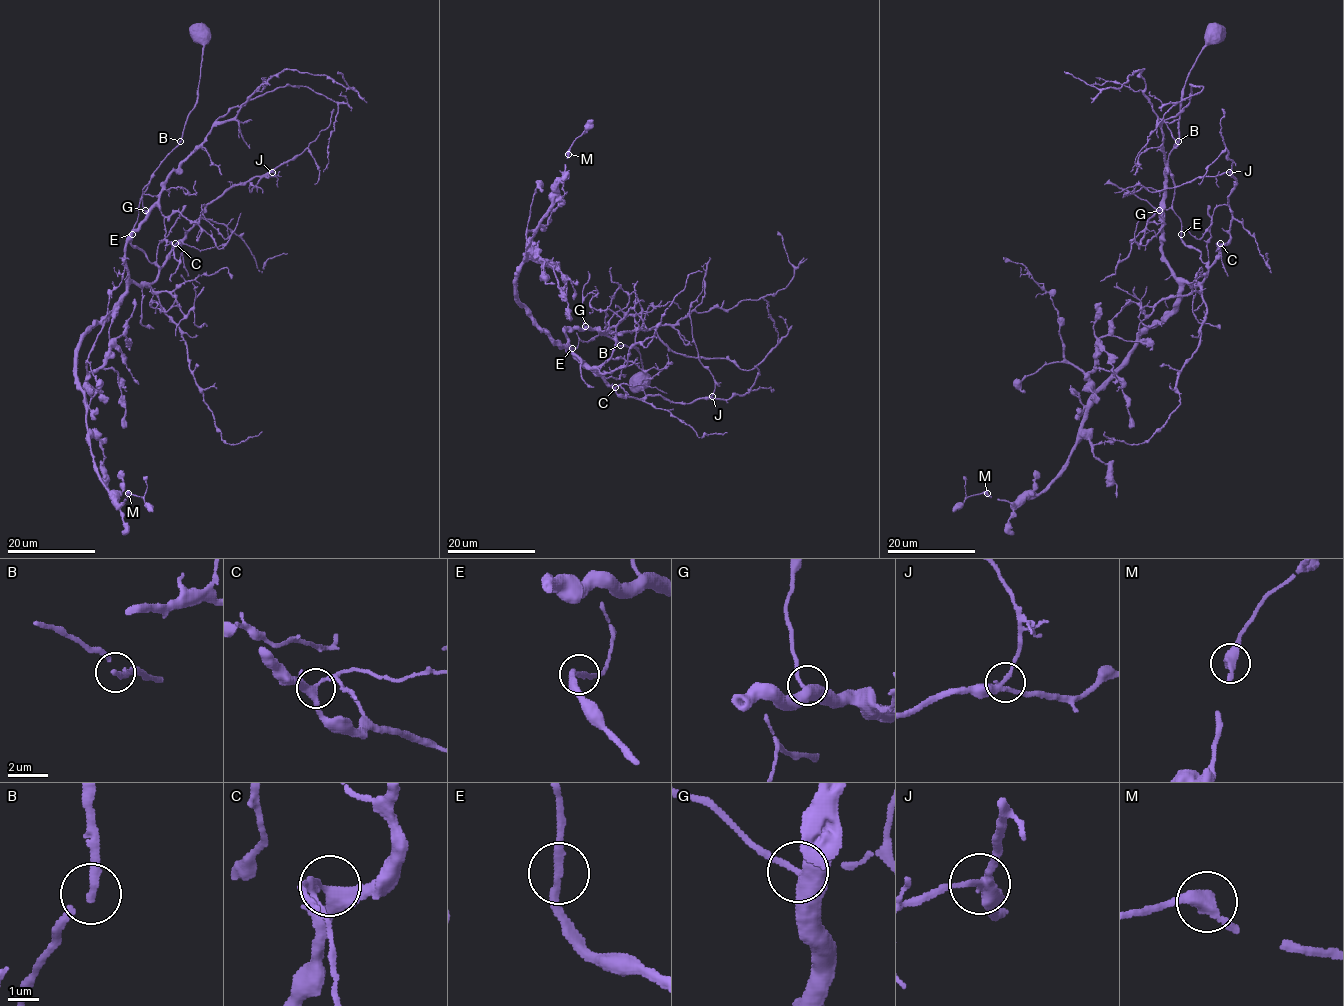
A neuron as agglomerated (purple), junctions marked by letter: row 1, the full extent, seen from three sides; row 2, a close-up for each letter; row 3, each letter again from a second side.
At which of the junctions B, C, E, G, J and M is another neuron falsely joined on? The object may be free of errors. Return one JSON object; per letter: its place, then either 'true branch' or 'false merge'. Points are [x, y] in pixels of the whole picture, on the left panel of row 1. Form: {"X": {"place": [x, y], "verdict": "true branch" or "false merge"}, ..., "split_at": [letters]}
{"B": {"place": [180, 141], "verdict": "true branch"}, "C": {"place": [175, 243], "verdict": "true branch"}, "E": {"place": [132, 234], "verdict": "true branch"}, "G": {"place": [145, 210], "verdict": "true branch"}, "J": {"place": [272, 172], "verdict": "true branch"}, "M": {"place": [128, 493], "verdict": "true branch"}, "split_at": []}

